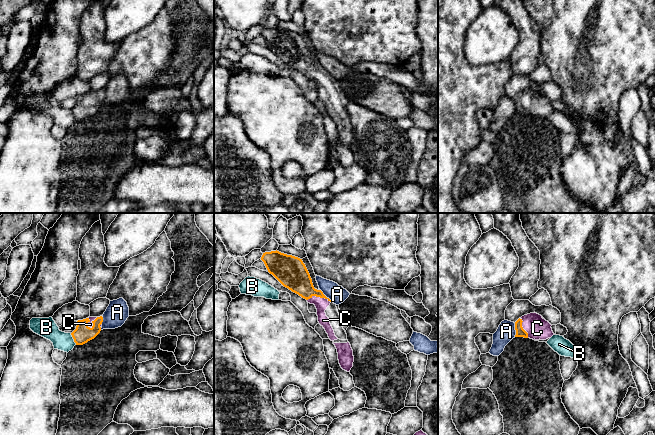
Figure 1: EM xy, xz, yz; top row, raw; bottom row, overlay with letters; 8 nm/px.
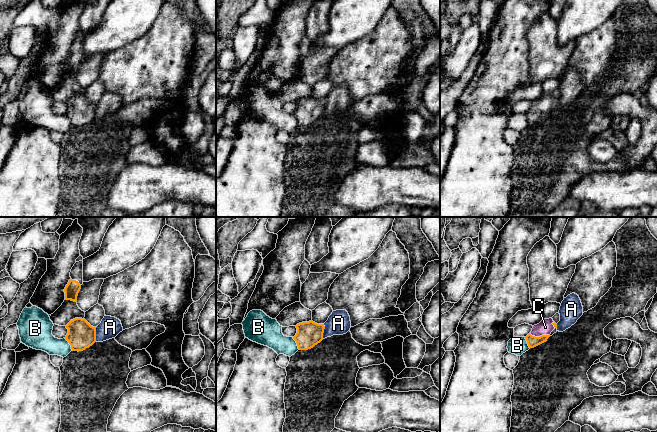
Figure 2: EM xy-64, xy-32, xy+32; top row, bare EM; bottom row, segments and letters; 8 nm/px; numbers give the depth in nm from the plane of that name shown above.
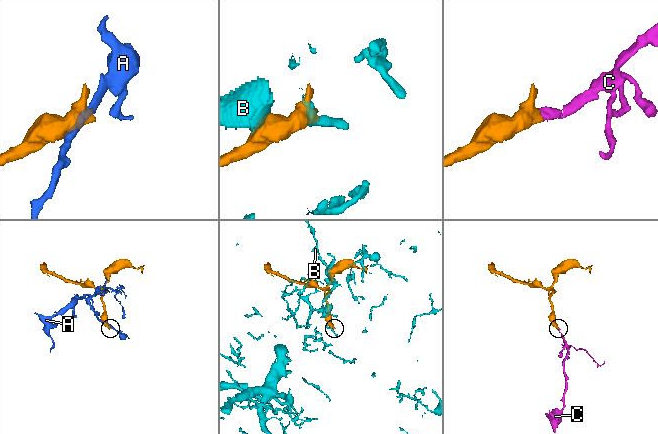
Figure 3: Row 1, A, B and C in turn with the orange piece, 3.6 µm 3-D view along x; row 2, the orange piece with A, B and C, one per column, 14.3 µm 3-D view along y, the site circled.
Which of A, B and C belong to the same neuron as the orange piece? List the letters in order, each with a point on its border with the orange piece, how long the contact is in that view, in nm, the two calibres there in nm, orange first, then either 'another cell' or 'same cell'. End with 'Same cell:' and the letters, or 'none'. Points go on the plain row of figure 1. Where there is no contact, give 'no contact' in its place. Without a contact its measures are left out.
A: yz (515, 105) | 110 nm | 80/150 nm | another cell
B: xy (73, 114) | 110 nm | 150/160 nm | another cell
C: xz (319, 72) | 190 nm | 220/110 nm | same cell
Same cell: C

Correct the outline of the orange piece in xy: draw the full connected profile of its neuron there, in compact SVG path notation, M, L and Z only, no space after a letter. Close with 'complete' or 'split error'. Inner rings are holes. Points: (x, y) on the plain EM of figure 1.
M102 92L78 96L76 105L71 109L76 121L83 121L94 115L101 107L102 98Z; split error

